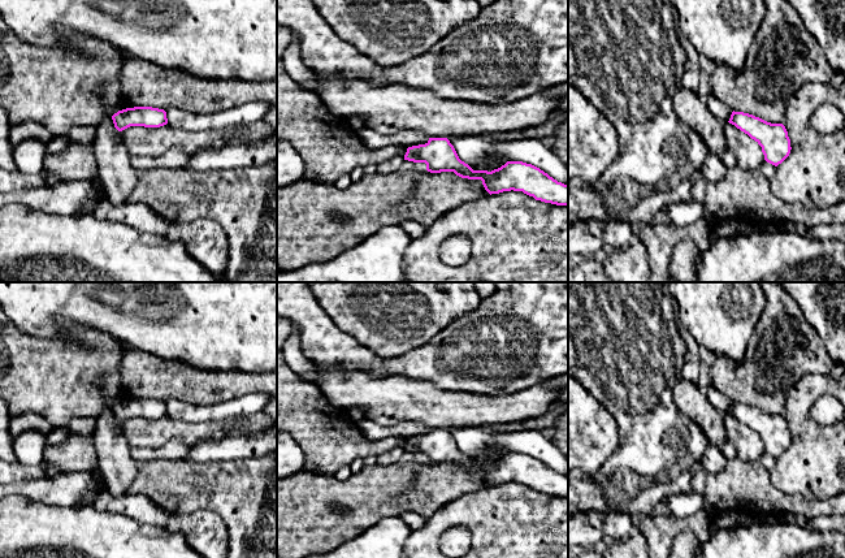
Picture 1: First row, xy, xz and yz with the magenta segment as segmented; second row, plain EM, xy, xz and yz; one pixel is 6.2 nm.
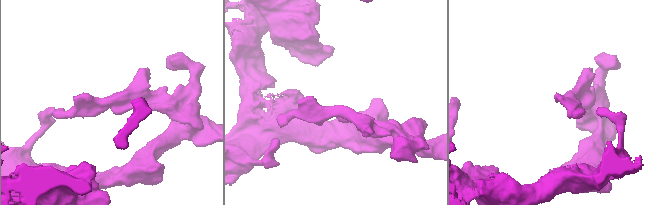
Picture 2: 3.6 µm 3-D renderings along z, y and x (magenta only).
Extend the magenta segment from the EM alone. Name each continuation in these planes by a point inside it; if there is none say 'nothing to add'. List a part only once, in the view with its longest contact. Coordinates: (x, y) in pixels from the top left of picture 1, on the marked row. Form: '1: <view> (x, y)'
nothing to add

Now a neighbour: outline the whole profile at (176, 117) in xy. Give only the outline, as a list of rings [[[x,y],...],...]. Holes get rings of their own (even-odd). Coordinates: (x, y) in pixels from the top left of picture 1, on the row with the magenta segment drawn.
[[[251,101],[240,107],[208,114],[194,114],[174,107],[168,108],[168,125],[188,131],[207,131],[209,129],[224,129],[265,120],[272,108],[270,103]]]

